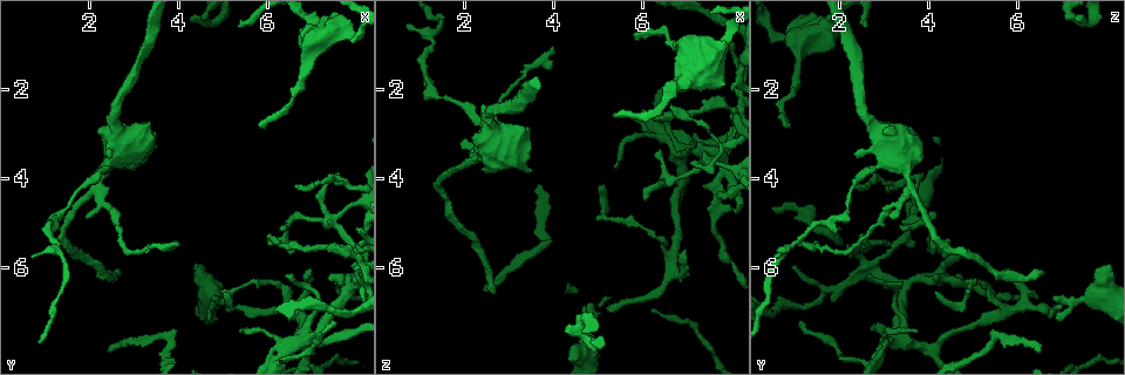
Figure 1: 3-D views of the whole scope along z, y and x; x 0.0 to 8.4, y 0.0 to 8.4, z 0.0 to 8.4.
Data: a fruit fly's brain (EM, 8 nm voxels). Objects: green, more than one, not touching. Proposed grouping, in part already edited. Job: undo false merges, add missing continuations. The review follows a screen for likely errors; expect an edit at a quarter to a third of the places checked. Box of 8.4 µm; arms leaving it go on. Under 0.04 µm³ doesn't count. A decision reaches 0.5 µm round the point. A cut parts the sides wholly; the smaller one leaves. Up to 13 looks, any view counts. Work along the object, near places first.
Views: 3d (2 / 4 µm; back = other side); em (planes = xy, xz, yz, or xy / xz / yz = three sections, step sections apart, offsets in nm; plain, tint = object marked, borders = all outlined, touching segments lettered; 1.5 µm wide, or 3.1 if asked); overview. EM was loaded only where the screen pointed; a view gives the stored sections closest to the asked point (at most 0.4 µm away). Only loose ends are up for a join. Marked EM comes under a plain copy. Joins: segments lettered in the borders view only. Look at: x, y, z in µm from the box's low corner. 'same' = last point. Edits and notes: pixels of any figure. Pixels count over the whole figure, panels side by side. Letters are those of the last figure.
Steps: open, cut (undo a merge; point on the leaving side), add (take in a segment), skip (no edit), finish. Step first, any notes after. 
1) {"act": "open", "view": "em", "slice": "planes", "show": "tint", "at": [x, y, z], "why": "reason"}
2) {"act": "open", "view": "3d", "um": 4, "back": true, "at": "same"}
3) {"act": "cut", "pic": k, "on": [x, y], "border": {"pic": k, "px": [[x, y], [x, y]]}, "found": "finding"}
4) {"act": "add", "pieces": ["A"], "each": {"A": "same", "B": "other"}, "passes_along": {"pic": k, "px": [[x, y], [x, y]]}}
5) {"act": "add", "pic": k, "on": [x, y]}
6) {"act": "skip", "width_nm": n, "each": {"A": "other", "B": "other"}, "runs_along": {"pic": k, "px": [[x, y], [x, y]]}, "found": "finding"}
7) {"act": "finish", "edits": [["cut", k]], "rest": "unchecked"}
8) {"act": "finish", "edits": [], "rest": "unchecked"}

{"act": "open", "view": "em", "slice": "xy", "step": 8, "show": "tint", "at": [7.00, 6.20, 5.60], "why": "thin end"}

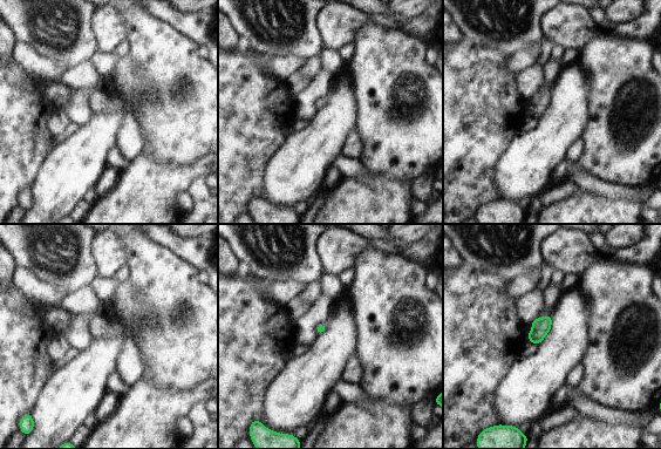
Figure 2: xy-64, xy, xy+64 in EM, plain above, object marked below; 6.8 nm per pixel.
{"act": "open", "view": "em", "slice": "xy", "step": 8, "show": "borders", "at": "same"}

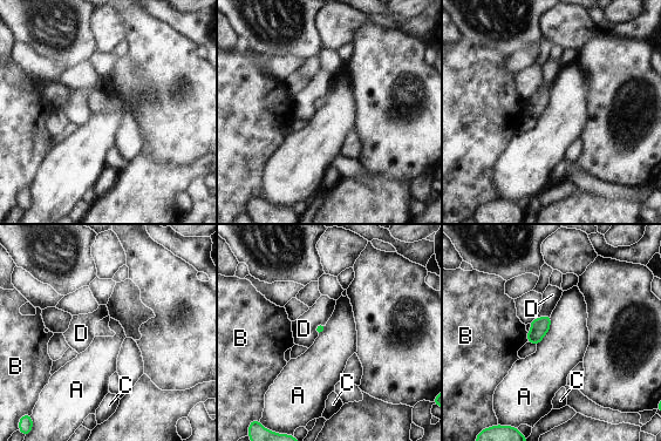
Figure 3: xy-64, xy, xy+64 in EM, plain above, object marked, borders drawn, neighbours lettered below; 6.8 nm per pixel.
{"act": "skip", "longest_contact_nm": ["A", 220], "each": {"A": "other", "B": "other", "C": "other", "D": "other"}, "found": "none of them fits"}

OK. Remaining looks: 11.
{"act": "open", "view": "3d", "um": 2, "at": [7.50, 7.25, 1.20]}

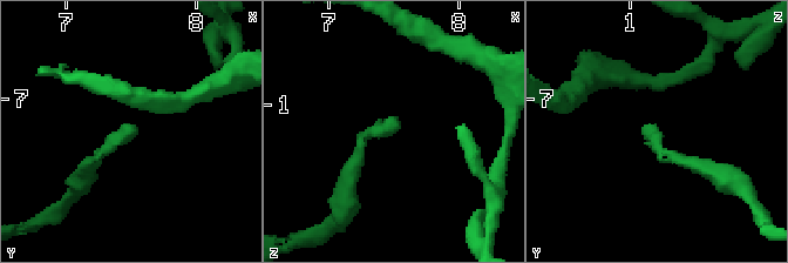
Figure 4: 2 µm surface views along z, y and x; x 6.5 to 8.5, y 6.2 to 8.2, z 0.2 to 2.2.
{"act": "open", "view": "em", "slice": "planes", "show": "borders", "at": [7.54, 7.22, 1.16]}

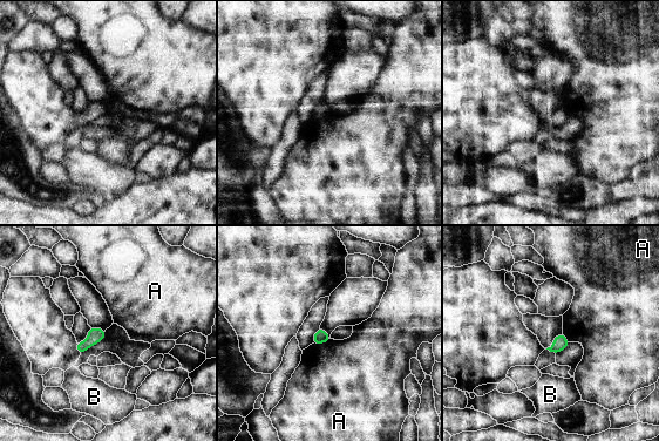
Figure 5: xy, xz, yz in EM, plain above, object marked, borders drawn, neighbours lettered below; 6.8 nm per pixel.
{"act": "skip", "width_nm": 80, "each": {"A": "other", "B": "other"}, "border": {"pic": 5, "px": [[331, 338], [324, 343], [313, 344]]}, "found": "none of them fits"}

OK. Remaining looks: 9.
{"act": "open", "view": "em", "slice": "planes", "show": "borders", "at": [6.00, 5.35, 2.45], "why": "thin end"}

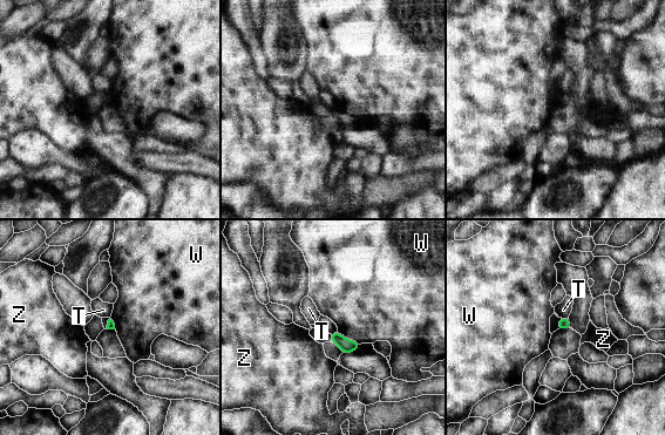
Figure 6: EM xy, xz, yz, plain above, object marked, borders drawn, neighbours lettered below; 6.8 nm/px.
{"act": "skip", "each": {"T": "other", "W": "other", "Z": "other"}, "found": "no lettered segment goes on from it"}

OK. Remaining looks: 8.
{"act": "open", "view": "em", "slice": "yz", "step": 4, "show": "borders", "at": [5.90, 2.85, 0.90], "why": "an open end"}

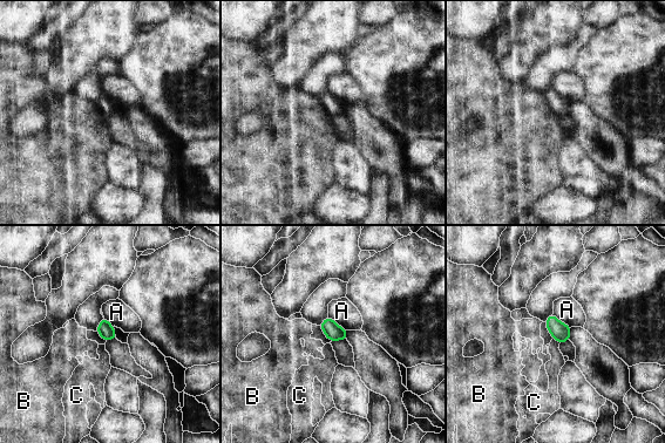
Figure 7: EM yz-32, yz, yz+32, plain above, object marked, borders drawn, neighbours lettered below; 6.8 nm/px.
{"act": "skip", "width_nm": 110, "longest_contact_nm": ["A", 170], "each": {"A": "other", "B": "other", "C": "other"}, "found": "no lettered segment goes on from it"}

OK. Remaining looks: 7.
{"act": "open", "view": "3d", "um": 2, "at": [2.15, 4.15, 3.55], "why": "sudden change in width"}

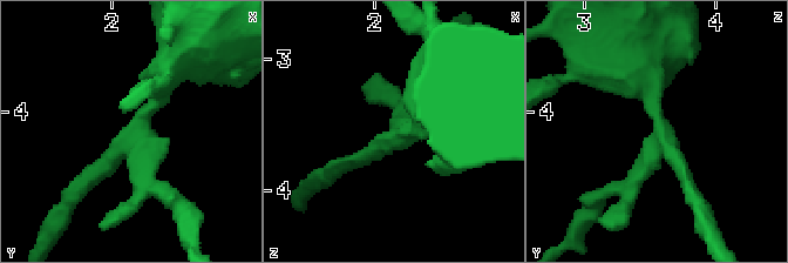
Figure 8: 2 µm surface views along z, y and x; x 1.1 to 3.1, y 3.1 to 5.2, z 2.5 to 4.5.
{"act": "open", "view": "em", "slice": "planes", "show": "tint", "at": [2.16, 4.14, 3.58], "why": "now the EM"}

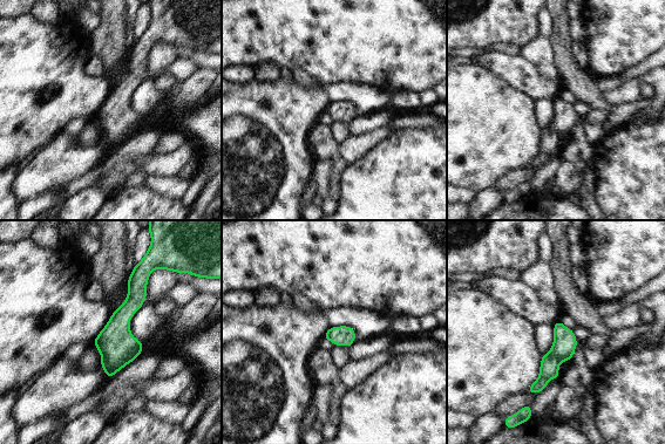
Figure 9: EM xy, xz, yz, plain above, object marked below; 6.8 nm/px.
{"act": "open", "view": "em", "slice": "planes", "show": "borders", "at": "same", "why": "see the neighbours"}

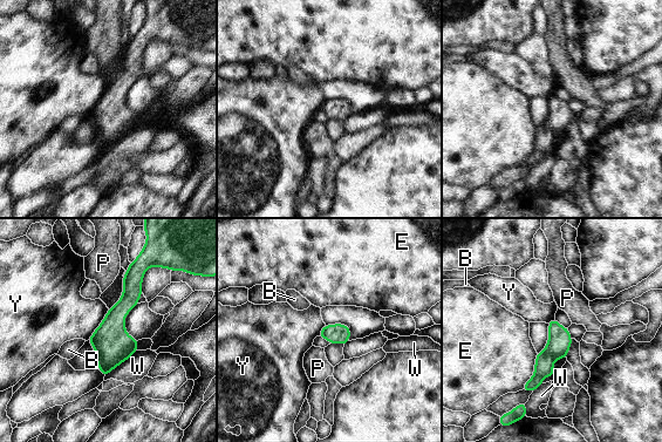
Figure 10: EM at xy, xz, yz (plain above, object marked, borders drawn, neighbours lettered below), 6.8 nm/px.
{"act": "skip", "each": {"B": "other", "E": "other", "P": "other", "W": "other", "Y": "other"}, "found": "one neuron here"}

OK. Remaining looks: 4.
{"act": "finish", "edits": [], "rest": "unchecked"}

